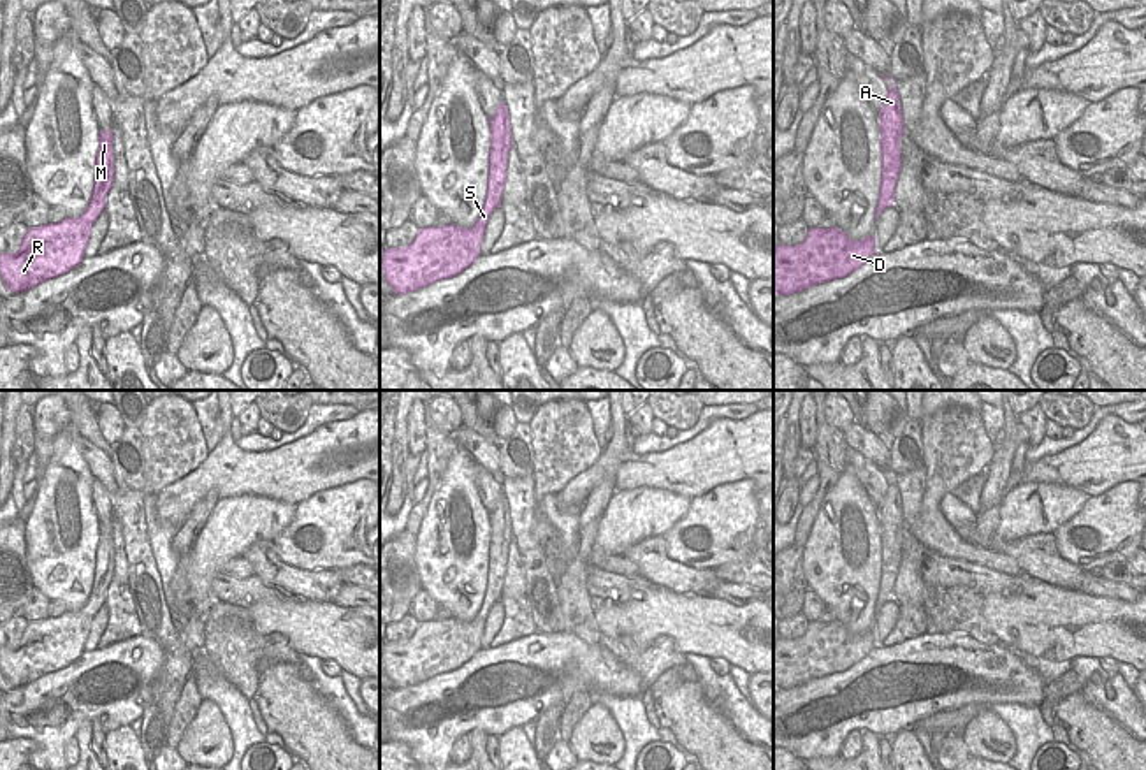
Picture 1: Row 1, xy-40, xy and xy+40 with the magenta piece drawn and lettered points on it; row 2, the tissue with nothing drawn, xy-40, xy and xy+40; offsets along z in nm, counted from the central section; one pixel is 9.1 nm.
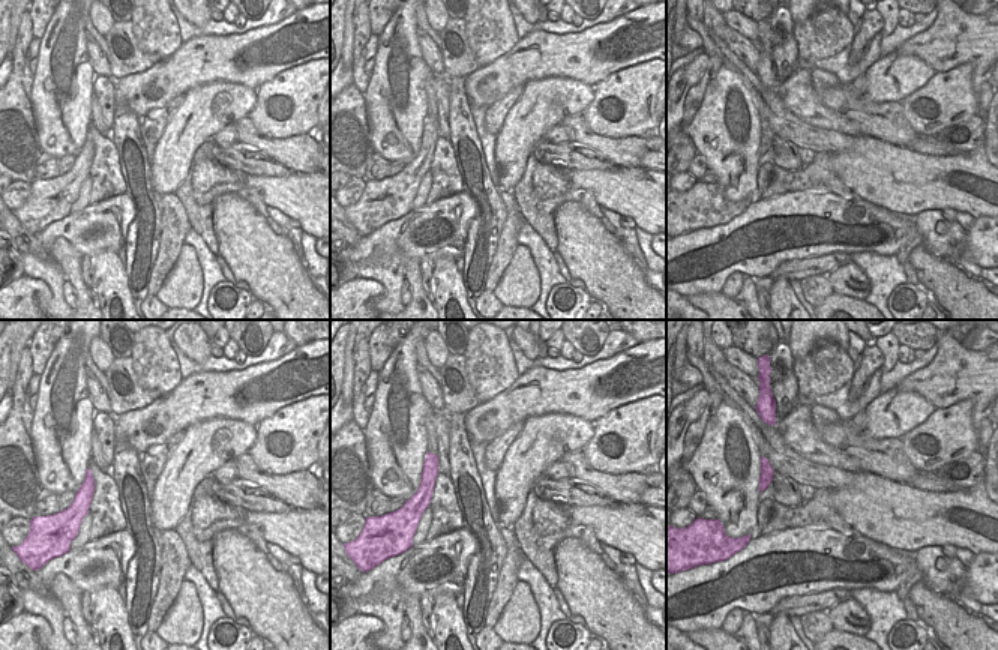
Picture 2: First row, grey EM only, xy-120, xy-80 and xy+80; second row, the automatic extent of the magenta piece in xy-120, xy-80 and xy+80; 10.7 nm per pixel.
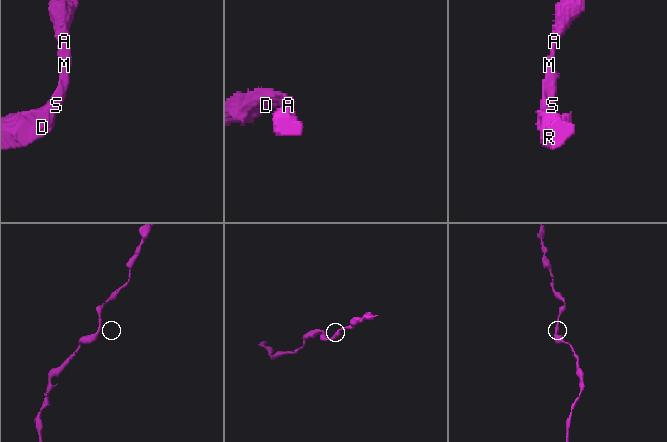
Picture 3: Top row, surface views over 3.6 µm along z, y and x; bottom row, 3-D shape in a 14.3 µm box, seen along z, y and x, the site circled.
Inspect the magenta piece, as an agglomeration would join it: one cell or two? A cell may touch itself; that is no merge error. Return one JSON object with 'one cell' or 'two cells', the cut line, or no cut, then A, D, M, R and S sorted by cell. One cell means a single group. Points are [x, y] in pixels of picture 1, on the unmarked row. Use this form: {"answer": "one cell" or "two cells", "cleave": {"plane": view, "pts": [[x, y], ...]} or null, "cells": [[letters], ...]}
{"answer": "one cell", "cleave": null, "cells": [["A", "D", "M", "R", "S"]]}

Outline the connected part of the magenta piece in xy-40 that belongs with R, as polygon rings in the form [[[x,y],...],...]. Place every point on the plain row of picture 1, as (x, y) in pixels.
[[[112,522],[98,527],[93,585],[86,605],[77,612],[28,622],[16,647],[0,647],[0,672],[11,686],[26,686],[62,670],[84,652],[91,621],[105,601],[114,573]]]

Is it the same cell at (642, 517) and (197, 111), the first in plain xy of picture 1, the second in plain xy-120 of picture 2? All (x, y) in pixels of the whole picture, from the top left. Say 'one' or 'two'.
one

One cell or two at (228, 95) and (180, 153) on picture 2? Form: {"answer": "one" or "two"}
{"answer": "one"}

